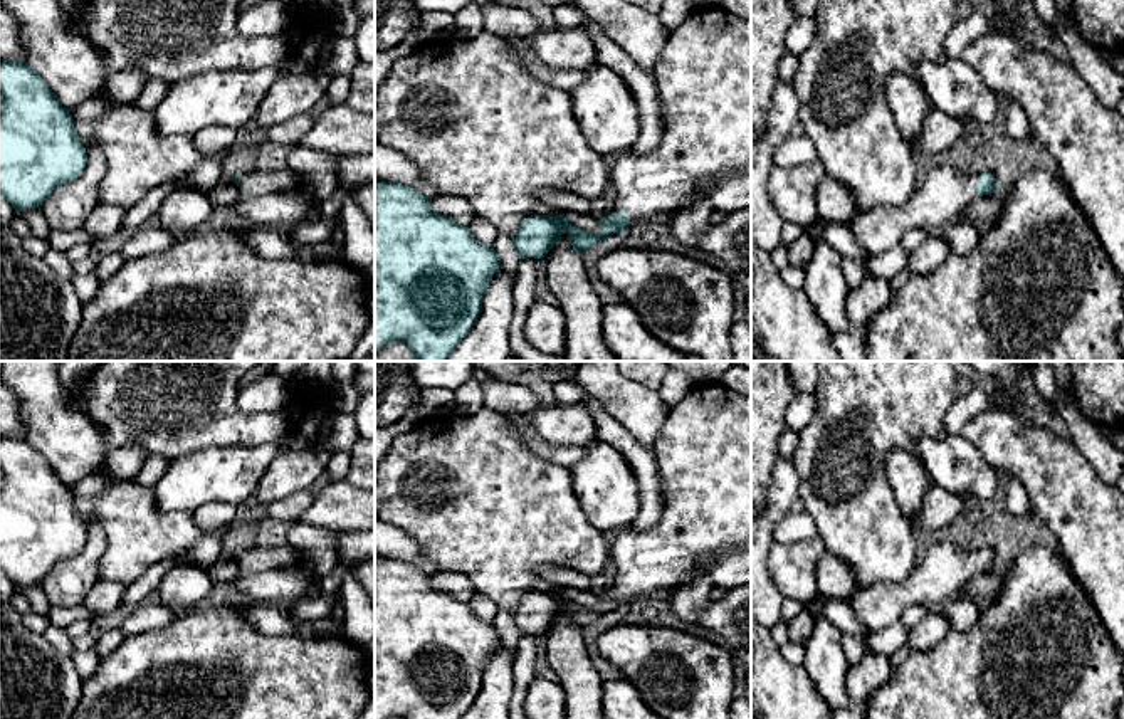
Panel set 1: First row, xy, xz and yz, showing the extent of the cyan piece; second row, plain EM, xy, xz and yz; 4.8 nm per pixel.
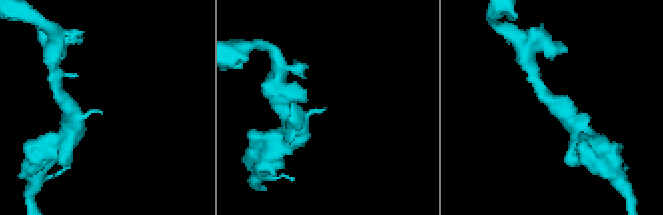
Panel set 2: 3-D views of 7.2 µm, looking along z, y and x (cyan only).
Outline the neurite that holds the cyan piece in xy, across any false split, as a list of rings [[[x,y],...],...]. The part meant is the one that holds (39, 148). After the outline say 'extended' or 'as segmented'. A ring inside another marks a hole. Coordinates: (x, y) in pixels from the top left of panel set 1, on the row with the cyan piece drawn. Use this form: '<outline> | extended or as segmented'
[[[25,60],[0,62],[0,193],[13,210],[40,207],[57,186],[79,178],[86,161],[86,148],[77,138],[71,109],[57,101],[52,89]]] | as segmented

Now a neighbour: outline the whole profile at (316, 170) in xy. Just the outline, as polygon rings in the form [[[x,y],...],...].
[[[296,144],[287,155],[287,168],[299,175],[301,188],[319,202],[329,200],[338,188],[336,155]]]

